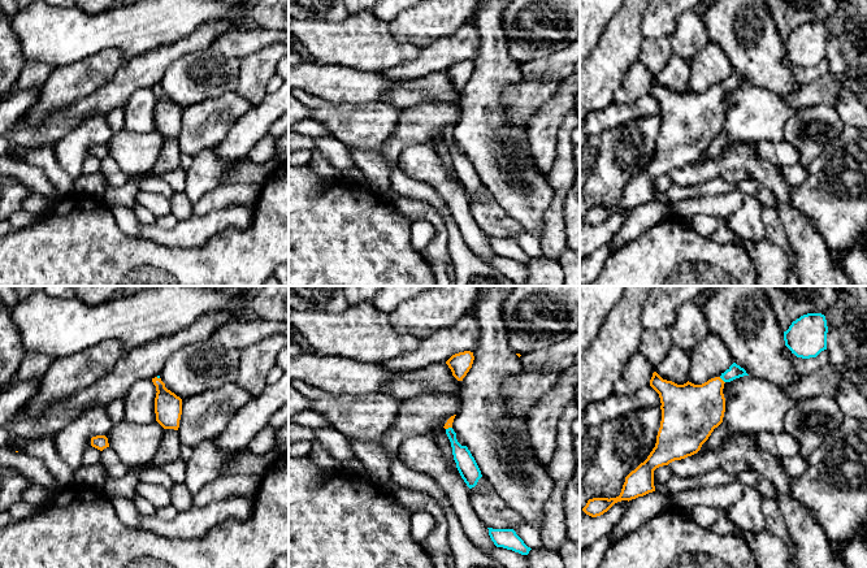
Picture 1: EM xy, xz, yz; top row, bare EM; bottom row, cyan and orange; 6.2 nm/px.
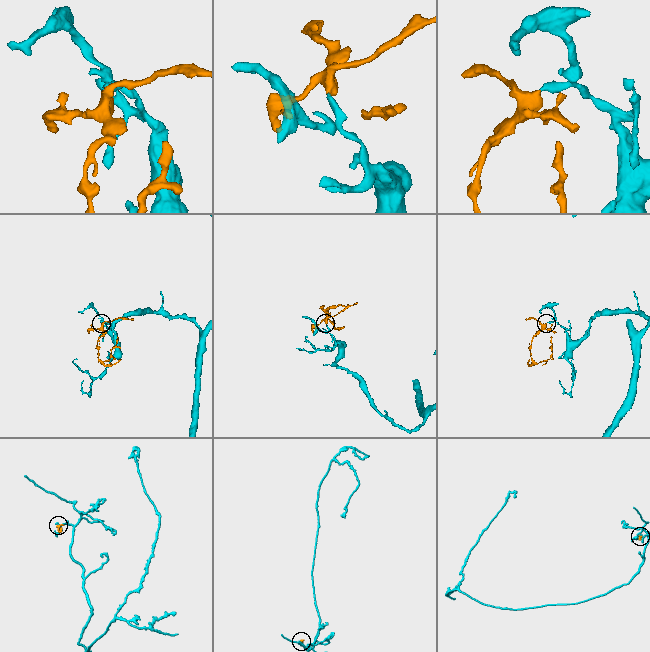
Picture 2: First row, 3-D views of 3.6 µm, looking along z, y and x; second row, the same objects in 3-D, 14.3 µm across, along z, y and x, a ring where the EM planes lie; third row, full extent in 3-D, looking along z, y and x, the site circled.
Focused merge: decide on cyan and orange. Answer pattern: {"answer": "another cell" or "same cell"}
{"answer": "same cell"}

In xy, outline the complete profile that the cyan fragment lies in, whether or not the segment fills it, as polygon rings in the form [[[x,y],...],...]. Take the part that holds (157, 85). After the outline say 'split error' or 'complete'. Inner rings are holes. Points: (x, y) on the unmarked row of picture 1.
[[[160,84],[152,87],[156,95],[155,122],[156,130],[164,138],[178,139],[182,123],[182,108],[165,96]]]; split error

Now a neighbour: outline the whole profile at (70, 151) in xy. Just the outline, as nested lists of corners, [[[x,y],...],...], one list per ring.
[[[107,116],[86,118],[56,143],[56,160],[70,177],[78,178],[86,172],[83,162],[91,155],[91,147],[107,144],[112,135]]]

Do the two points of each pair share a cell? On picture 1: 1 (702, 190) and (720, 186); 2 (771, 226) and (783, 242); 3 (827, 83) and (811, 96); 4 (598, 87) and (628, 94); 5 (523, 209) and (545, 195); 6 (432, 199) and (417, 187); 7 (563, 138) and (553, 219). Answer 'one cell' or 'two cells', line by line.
1: one cell
2: one cell
3: one cell
4: two cells
5: one cell
6: one cell
7: one cell

